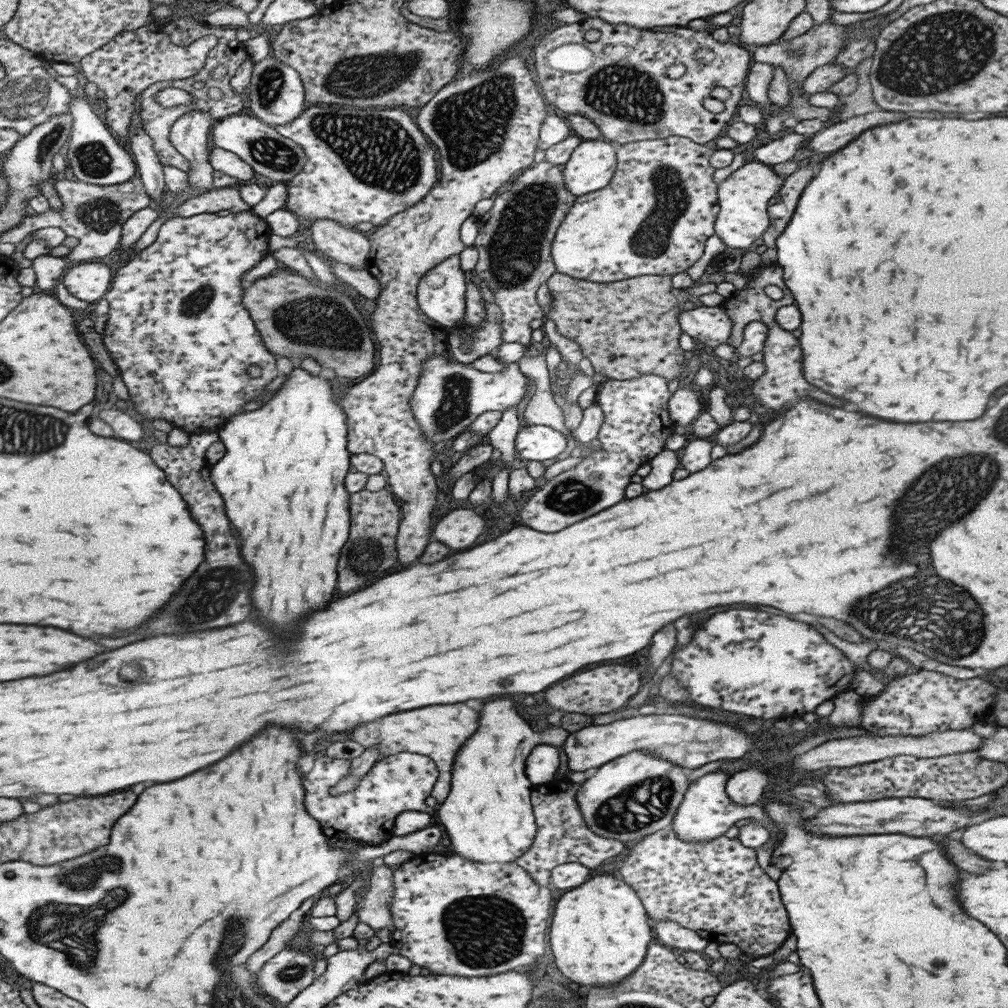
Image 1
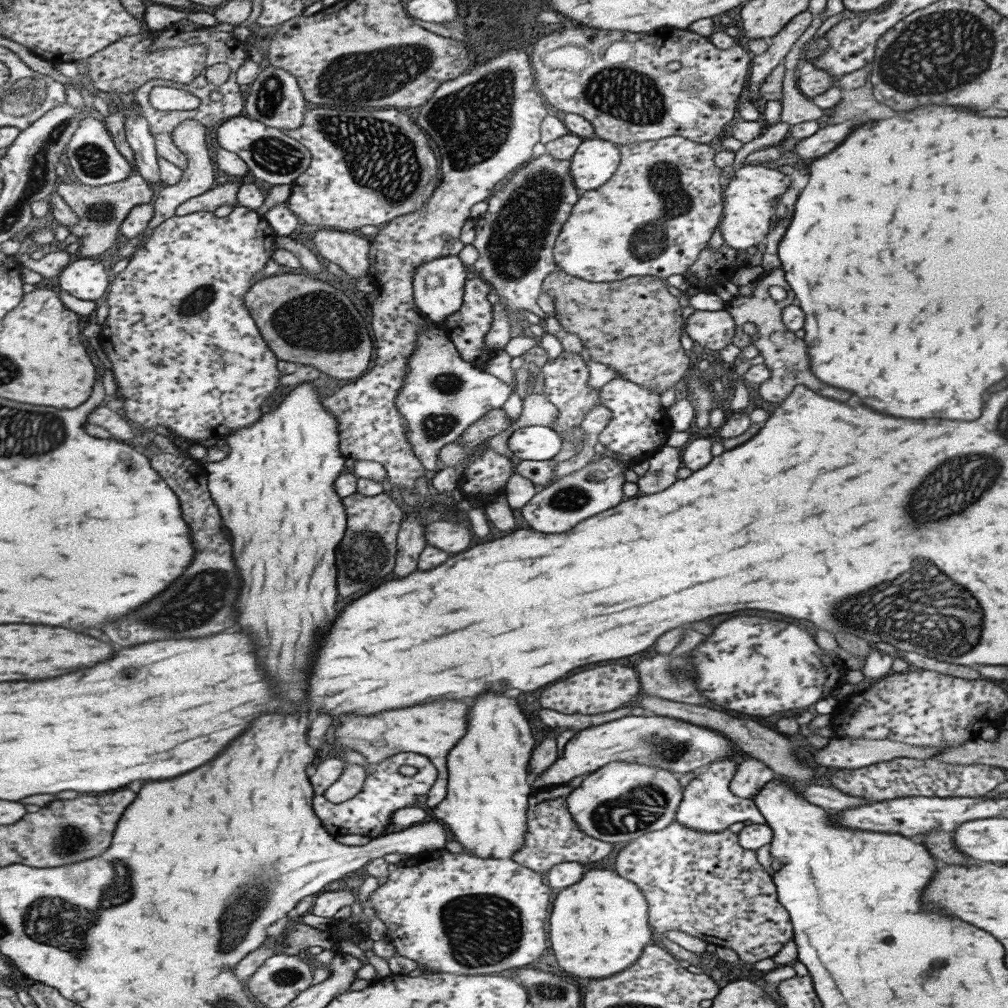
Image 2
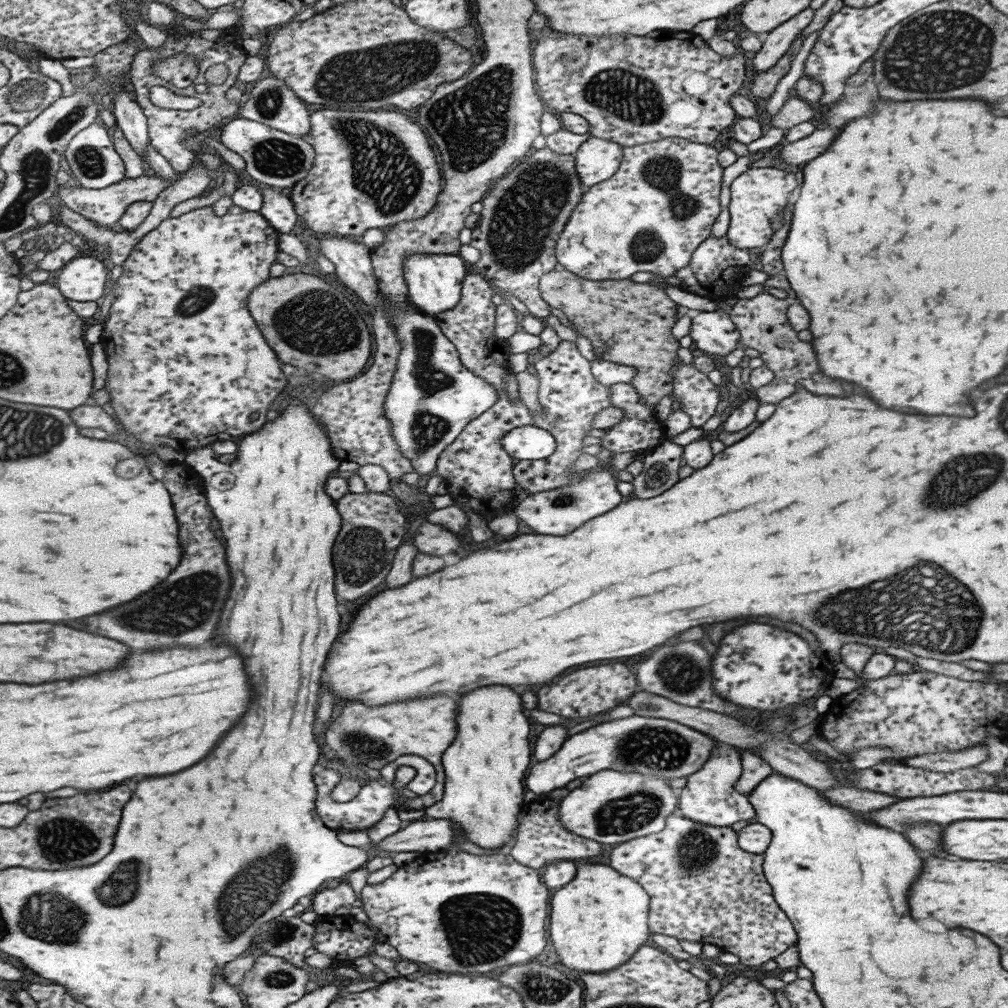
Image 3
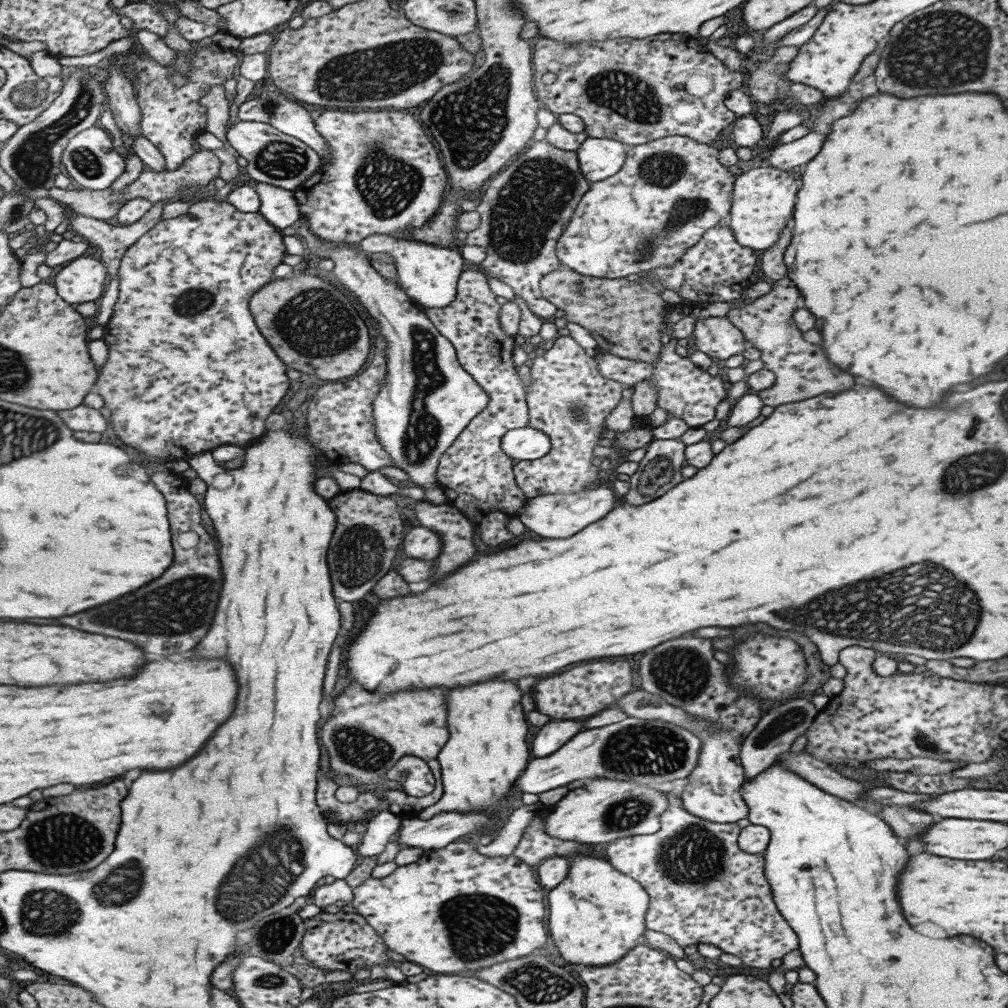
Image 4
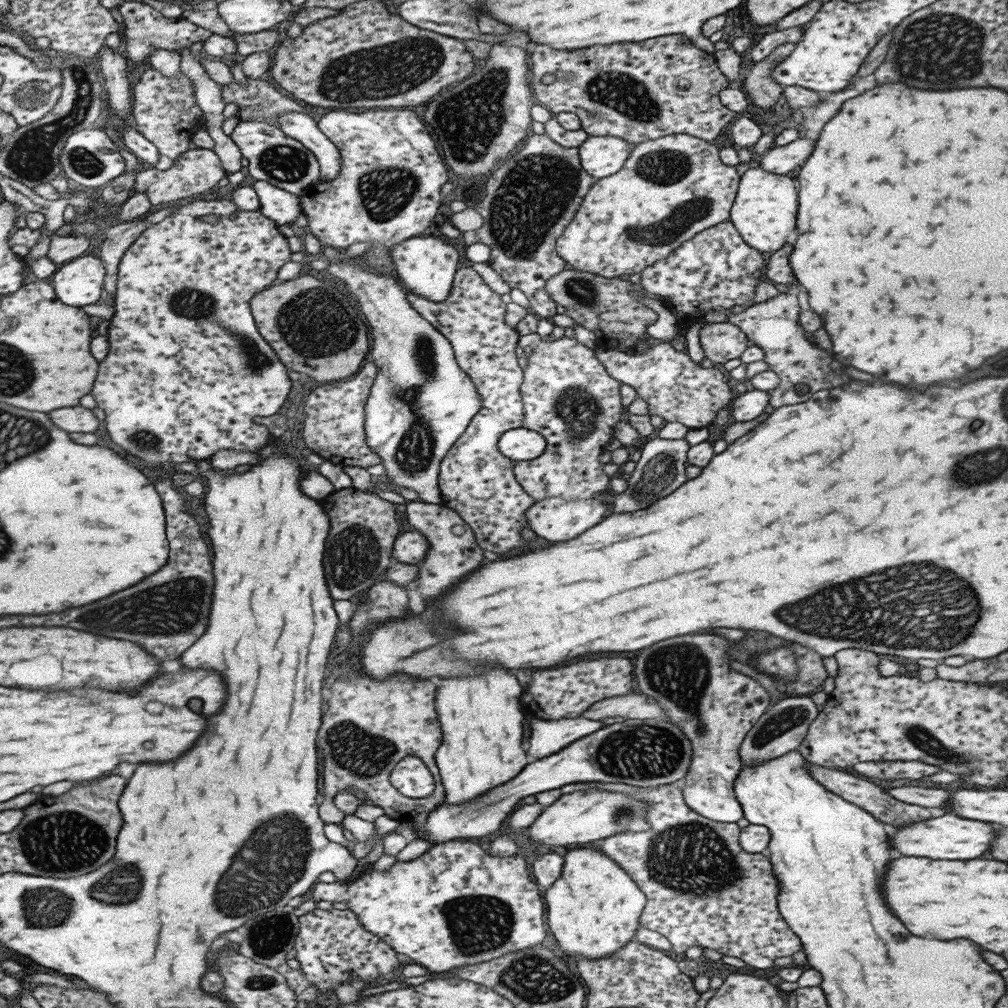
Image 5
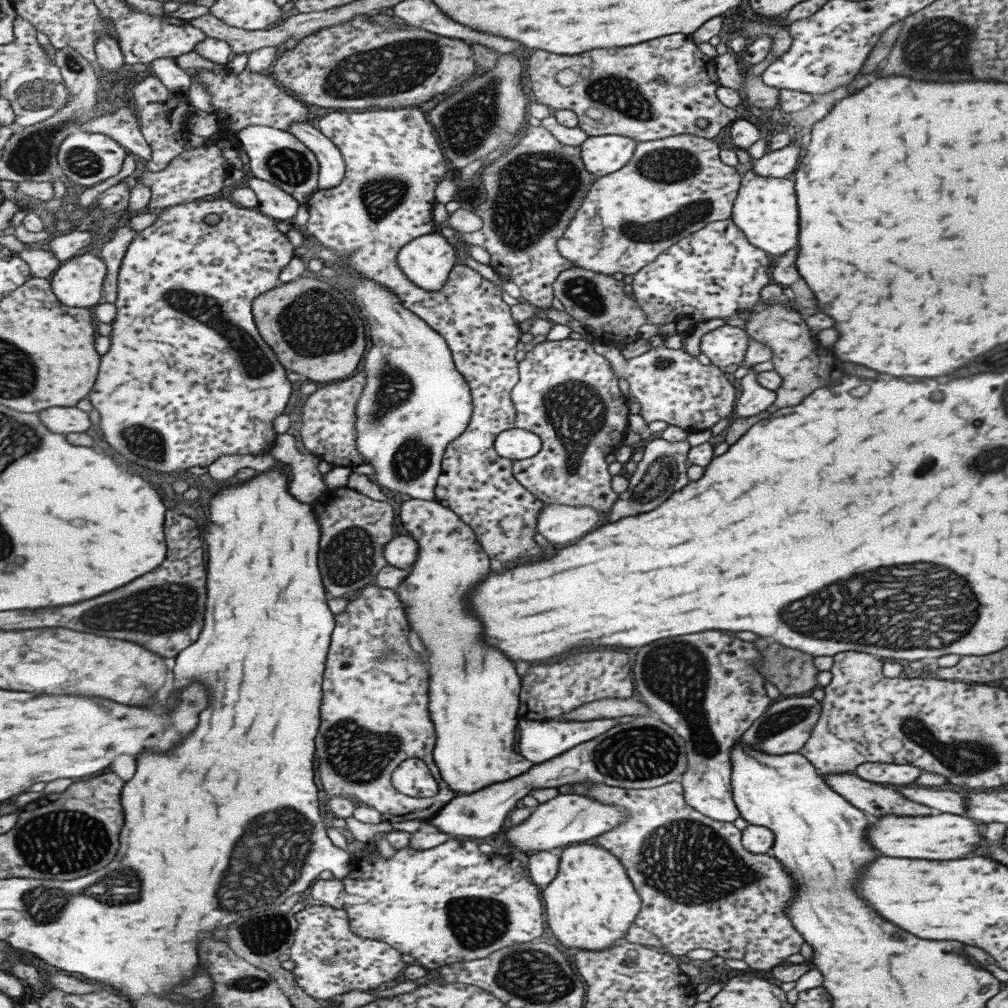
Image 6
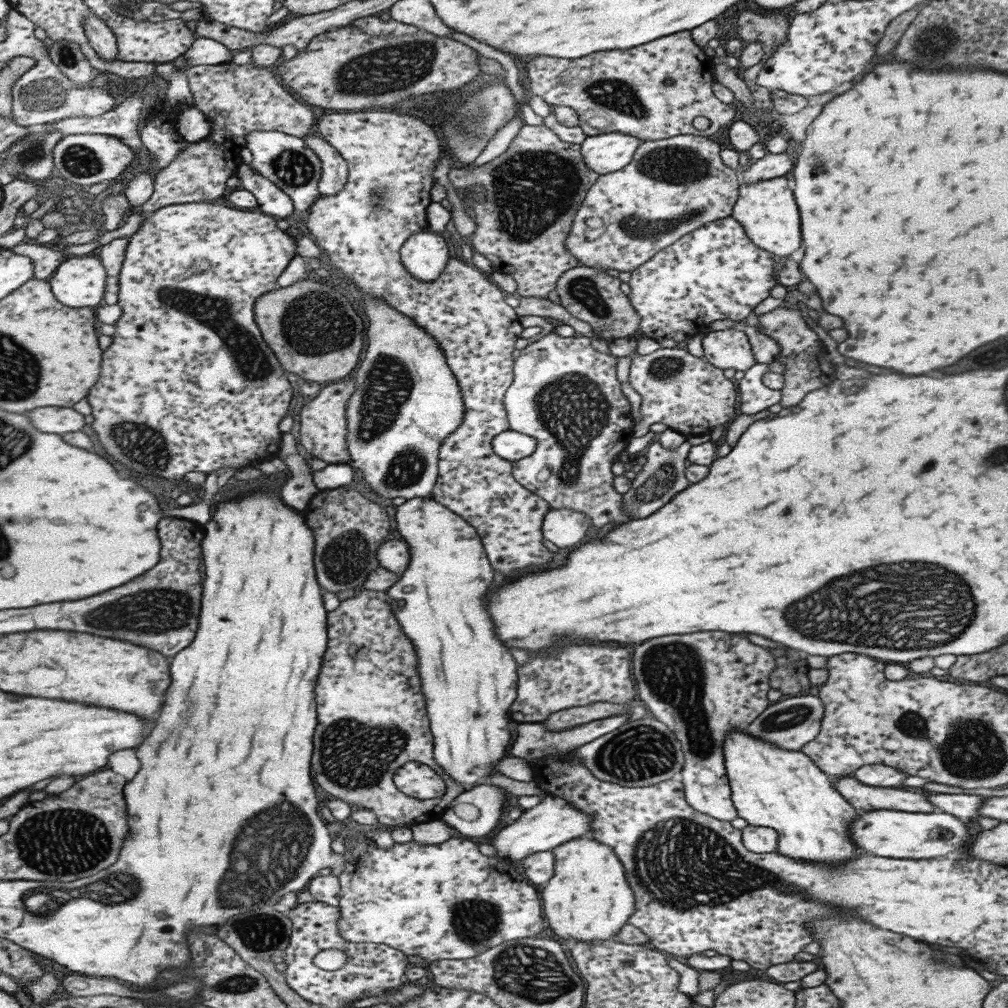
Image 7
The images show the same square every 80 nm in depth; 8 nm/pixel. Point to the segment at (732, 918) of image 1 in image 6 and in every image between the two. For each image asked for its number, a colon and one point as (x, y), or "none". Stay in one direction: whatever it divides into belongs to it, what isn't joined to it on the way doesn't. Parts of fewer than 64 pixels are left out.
2: (704, 884)
3: (701, 886)
4: (702, 888)
5: (702, 889)
6: (699, 888)

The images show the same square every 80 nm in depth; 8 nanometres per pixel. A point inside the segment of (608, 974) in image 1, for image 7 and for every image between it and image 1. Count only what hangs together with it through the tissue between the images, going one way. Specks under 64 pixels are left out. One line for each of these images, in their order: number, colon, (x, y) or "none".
2: (598, 925)
3: (597, 920)
4: (595, 914)
5: (593, 907)
6: (589, 904)
7: (587, 899)

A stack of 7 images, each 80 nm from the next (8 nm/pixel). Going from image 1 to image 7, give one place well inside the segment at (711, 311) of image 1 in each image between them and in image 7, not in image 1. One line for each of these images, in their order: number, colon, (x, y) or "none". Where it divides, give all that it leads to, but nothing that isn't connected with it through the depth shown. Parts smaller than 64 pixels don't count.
2: (712, 329)
3: (713, 332)
4: (715, 336)
5: (723, 341)
6: (725, 345)
7: (729, 348)

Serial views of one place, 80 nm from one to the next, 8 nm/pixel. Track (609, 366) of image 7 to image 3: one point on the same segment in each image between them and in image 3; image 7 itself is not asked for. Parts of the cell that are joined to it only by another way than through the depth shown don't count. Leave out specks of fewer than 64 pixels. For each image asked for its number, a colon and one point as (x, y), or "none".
3: (569, 397)
4: (567, 398)
5: (568, 398)
6: (567, 395)

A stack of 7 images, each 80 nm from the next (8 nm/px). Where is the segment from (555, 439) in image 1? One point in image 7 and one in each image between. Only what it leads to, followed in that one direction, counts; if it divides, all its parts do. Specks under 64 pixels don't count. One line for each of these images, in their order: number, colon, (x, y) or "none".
2: (533, 443)
3: (526, 443)
4: (520, 444)
5: (520, 444)
6: (515, 444)
7: (511, 445)

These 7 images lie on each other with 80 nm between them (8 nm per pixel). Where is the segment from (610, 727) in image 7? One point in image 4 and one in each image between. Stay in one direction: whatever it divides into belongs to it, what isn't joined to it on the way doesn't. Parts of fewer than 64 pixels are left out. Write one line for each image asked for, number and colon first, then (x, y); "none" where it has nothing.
4: (553, 734)
5: (547, 737)
6: (539, 741)

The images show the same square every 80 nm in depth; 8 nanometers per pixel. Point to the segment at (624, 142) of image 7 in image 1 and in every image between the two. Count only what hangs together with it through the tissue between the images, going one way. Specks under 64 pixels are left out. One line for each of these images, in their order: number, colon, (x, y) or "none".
1: (590, 167)
2: (592, 164)
3: (596, 159)
4: (598, 158)
5: (602, 156)
6: (602, 154)

